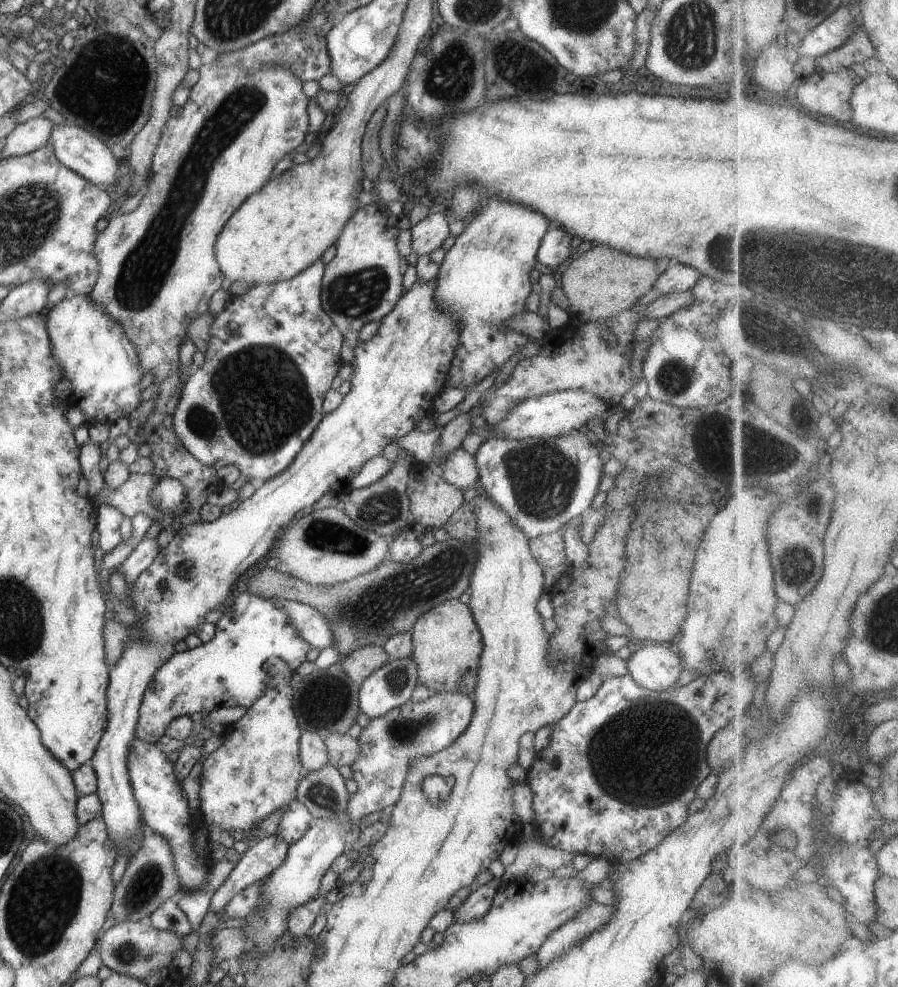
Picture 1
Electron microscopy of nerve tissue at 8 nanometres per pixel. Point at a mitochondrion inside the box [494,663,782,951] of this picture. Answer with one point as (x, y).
(607, 745)

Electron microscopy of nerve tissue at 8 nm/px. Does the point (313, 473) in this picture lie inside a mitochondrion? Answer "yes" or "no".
no

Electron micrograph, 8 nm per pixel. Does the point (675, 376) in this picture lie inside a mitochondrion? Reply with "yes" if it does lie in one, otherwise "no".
yes

